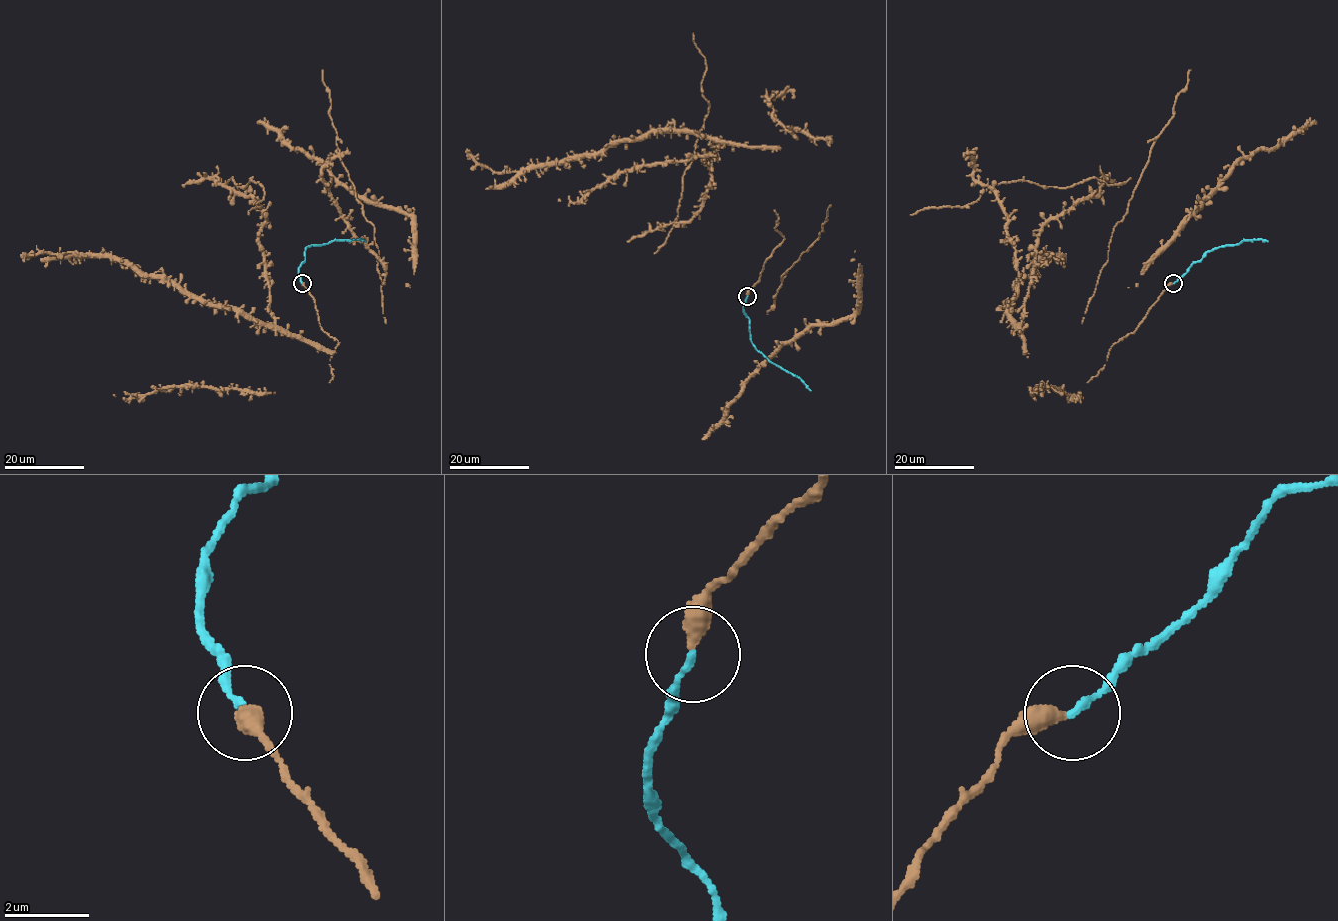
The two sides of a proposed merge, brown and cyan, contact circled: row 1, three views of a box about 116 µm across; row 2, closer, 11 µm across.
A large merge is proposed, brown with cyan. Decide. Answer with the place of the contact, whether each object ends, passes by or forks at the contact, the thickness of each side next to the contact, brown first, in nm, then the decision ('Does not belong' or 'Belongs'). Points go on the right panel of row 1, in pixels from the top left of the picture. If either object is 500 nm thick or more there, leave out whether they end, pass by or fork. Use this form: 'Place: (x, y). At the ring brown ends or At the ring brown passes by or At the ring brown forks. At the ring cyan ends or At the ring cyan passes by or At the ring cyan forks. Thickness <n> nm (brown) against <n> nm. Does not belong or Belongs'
Place: (1173, 283). At the ring brown ends. At the ring cyan ends. Thickness 440 nm (brown) against 160 nm. Belongs

